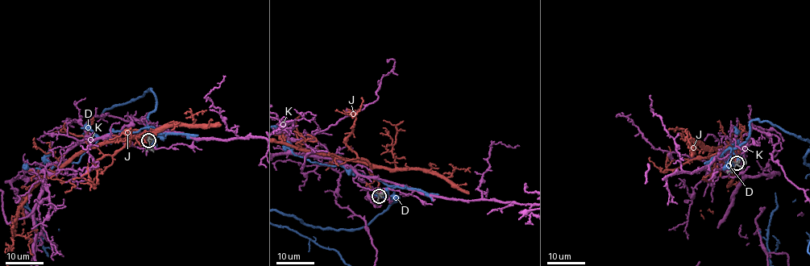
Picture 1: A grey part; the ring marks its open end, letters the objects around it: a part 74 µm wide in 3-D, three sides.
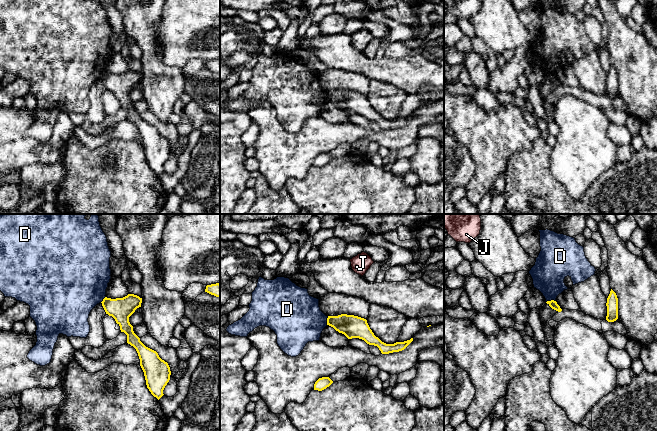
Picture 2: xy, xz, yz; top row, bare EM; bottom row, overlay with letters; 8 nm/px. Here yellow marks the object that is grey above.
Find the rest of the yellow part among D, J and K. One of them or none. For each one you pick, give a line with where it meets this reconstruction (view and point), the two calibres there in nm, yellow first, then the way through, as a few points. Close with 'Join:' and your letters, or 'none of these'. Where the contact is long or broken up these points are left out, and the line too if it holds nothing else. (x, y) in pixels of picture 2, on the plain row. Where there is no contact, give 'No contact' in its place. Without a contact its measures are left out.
J: No contact
Join: J

